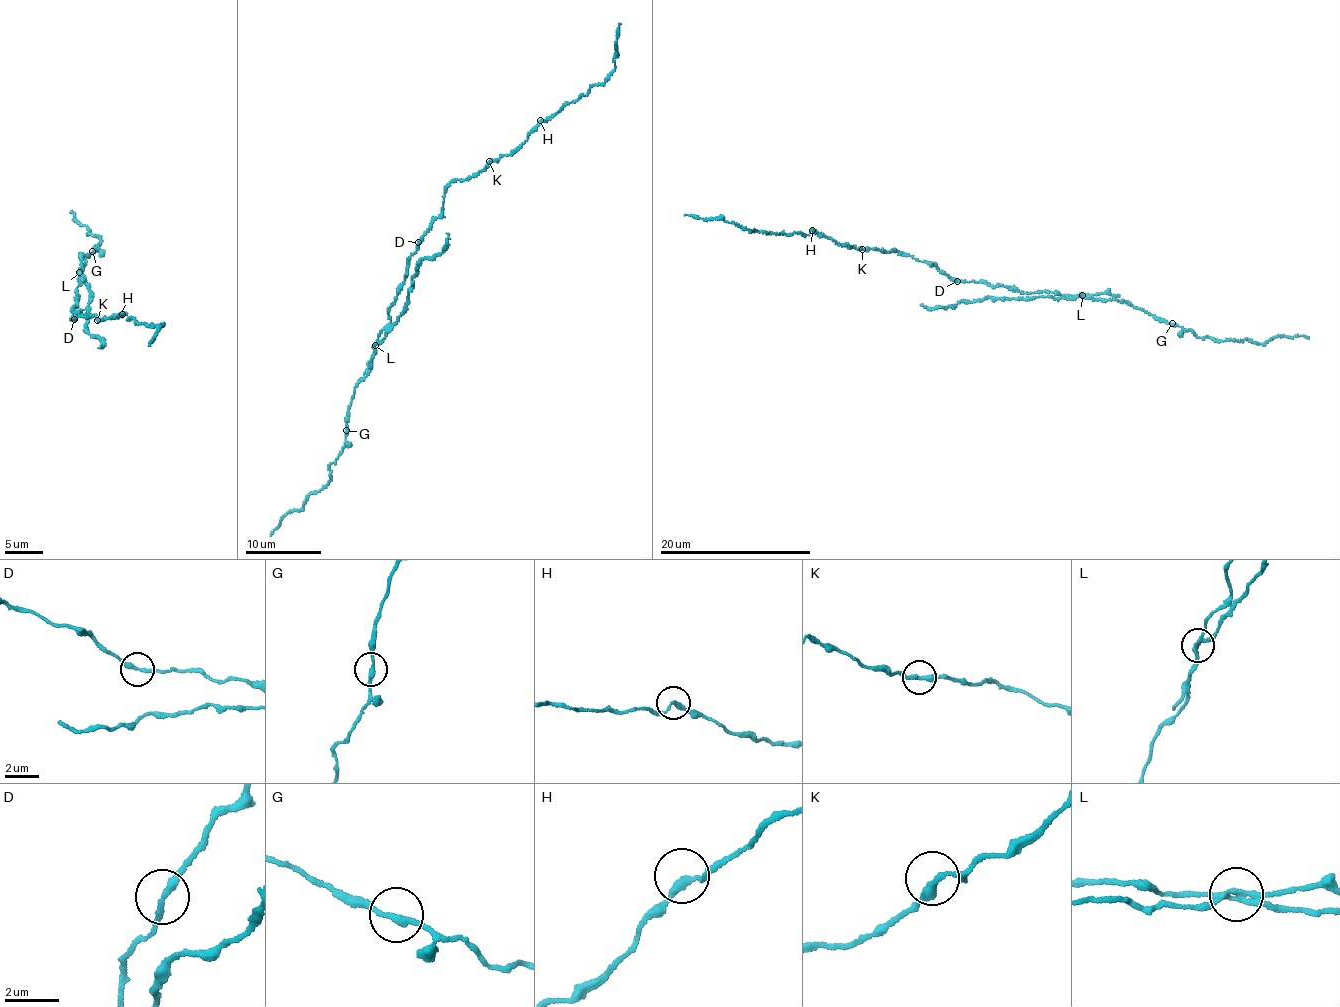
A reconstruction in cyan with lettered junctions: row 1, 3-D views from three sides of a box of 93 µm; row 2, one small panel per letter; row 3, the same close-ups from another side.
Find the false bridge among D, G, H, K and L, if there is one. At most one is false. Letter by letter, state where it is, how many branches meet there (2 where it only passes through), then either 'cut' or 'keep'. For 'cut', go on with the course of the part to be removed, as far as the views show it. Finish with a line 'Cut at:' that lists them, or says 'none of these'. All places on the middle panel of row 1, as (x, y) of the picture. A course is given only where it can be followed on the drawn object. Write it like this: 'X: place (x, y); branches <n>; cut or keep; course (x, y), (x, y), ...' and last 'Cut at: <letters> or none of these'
D: place (418, 242); branches 2; keep
G: place (346, 430); branches 2; keep
H: place (540, 120); branches 2; keep
K: place (489, 161); branches 3; keep
L: place (375, 345); branches 3; cut; course (374, 345), (385, 337), (385, 332), (404, 310), (417, 263), (442, 252), (446, 233)
Cut at: L

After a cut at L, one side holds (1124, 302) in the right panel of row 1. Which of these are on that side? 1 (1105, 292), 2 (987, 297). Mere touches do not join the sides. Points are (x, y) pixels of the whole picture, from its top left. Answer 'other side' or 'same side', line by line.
1: other side
2: other side

